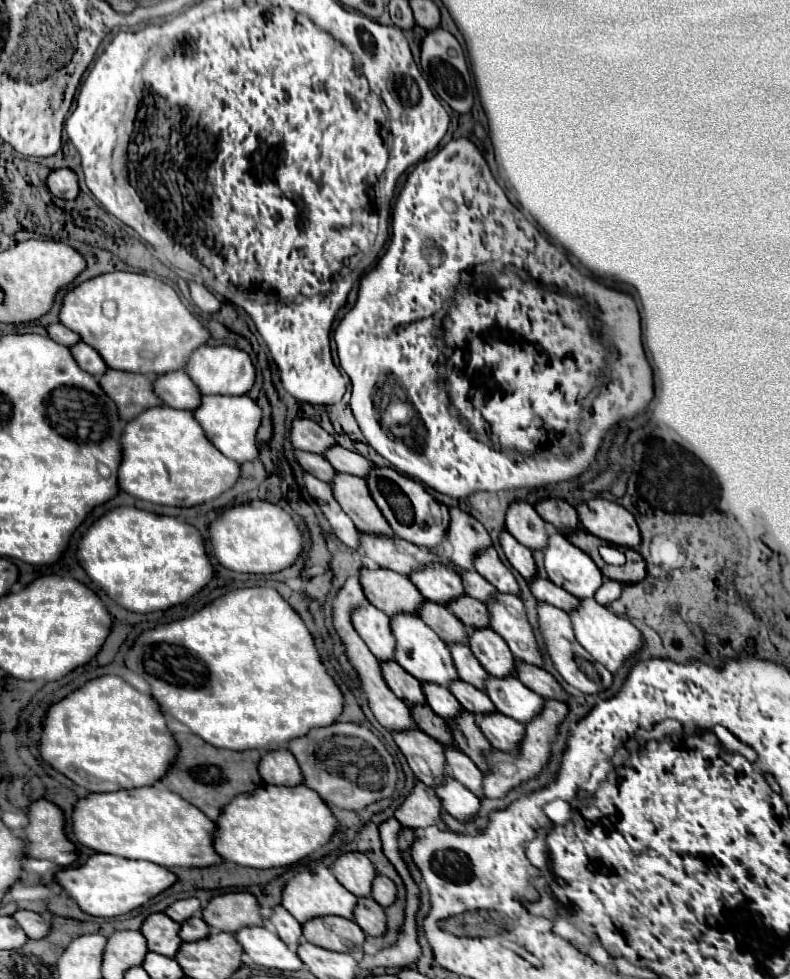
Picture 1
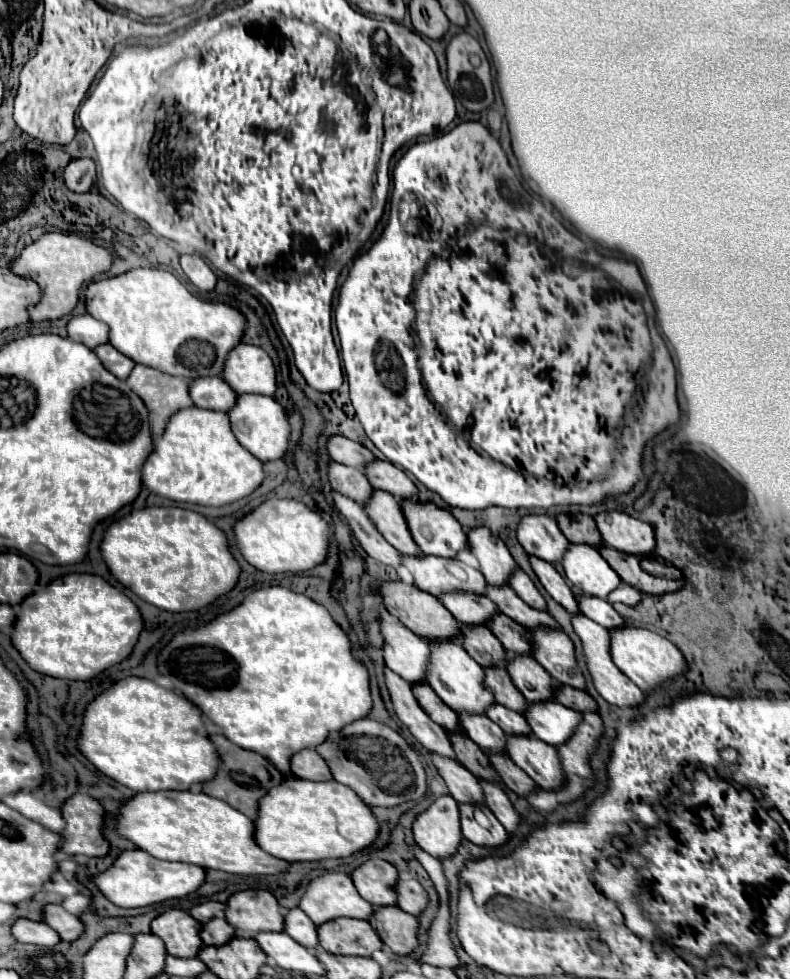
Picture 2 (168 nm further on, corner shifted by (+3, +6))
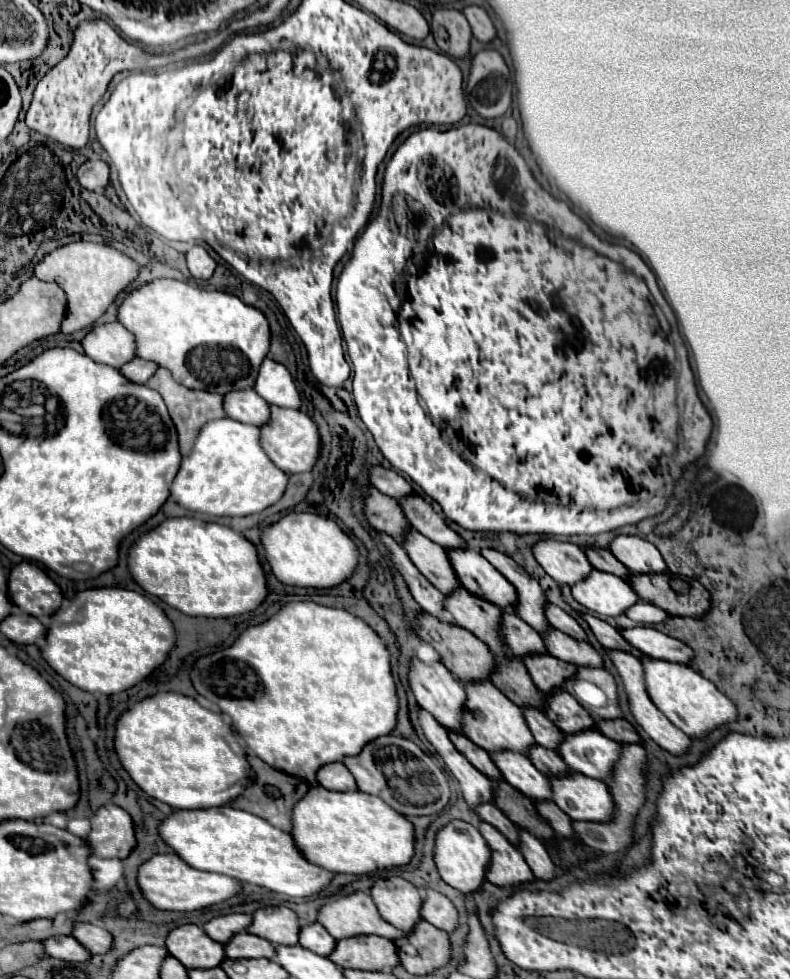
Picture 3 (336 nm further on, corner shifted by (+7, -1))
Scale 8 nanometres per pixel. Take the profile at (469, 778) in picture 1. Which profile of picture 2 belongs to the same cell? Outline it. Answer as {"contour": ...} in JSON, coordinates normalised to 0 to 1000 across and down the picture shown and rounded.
{"contour":[[[605,796],[605,800],[610,800],[610,808],[613,808],[613,816],[618,826],[628,832],[628,837],[641,845],[641,849],[653,849],[656,843],[656,832],[651,830],[641,810],[628,804],[628,800],[615,800],[610,796]]]}

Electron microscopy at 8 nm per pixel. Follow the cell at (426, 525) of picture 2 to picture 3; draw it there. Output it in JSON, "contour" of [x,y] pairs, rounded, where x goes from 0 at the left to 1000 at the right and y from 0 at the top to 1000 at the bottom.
{"contour":[[[585,560],[585,562],[567,562],[570,574],[580,586],[580,592],[595,607],[613,611],[635,623],[651,623],[656,617],[656,607],[651,599],[615,572],[610,566]]]}

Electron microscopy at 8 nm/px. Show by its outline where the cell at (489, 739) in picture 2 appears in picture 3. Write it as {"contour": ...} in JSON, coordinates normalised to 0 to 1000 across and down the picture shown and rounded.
{"contour":[[[628,768],[620,770],[630,787],[635,789],[638,797],[646,799],[651,805],[656,805],[663,813],[673,817],[699,817],[699,803],[696,797],[676,784],[673,778],[668,778],[666,772],[651,770],[651,768]]]}

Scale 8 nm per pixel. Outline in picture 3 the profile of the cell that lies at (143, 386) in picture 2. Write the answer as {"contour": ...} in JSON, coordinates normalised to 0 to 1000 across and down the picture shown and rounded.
{"contour":[[[203,376],[190,388],[187,388],[187,394],[192,398],[200,398],[205,402],[205,407],[210,409],[210,415],[215,419],[215,425],[225,437],[225,447],[228,447],[228,458],[230,458],[230,464],[241,464],[243,456],[246,456],[246,447],[251,447],[251,439],[256,439],[256,435],[266,429],[276,429],[276,427],[284,427],[286,421],[284,421],[284,415],[281,415],[281,404],[278,402],[266,402],[261,398],[241,398],[225,390],[220,390],[215,378],[210,376]]]}

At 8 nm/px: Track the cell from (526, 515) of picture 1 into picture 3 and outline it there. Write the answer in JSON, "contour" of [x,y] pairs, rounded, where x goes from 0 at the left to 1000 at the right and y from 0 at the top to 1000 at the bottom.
{"contour":[[[704,550],[686,552],[676,558],[676,568],[684,578],[696,586],[706,597],[727,599],[747,586],[749,576],[742,570],[742,564],[722,554],[709,554]]]}

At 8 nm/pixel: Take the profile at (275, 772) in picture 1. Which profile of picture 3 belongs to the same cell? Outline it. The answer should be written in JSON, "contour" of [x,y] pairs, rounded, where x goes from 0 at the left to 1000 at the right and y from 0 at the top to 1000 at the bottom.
{"contour":[[[420,778],[415,782],[408,782],[403,787],[403,799],[415,807],[430,807],[430,809],[453,807],[448,793],[443,791],[443,787],[438,787],[433,778]]]}

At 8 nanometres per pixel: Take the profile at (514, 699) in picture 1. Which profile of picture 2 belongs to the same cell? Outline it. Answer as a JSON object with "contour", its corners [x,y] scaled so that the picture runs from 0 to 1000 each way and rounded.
{"contour":[[[671,718],[671,726],[661,730],[676,751],[696,761],[714,759],[734,739],[734,730],[727,724],[711,722],[709,718]]]}

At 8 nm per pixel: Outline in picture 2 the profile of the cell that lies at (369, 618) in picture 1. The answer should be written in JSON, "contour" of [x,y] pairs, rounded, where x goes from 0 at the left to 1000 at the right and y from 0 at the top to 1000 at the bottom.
{"contour":[[[481,632],[481,647],[486,653],[484,669],[489,681],[516,698],[539,696],[537,685],[542,677],[542,659],[537,653],[496,632]]]}

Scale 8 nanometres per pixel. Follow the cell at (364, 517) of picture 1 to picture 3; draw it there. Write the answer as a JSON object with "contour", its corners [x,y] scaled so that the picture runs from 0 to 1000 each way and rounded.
{"contour":[[[519,541],[511,554],[511,562],[516,564],[519,572],[529,578],[529,582],[565,609],[575,607],[585,597],[580,597],[580,588],[575,586],[575,580],[570,578],[570,570],[565,560],[554,558],[552,554],[544,554],[529,541]]]}

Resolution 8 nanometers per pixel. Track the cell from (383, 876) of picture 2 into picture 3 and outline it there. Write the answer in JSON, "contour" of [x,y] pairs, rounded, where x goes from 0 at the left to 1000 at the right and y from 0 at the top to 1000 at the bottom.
{"contour":[[[494,895],[489,899],[478,899],[468,909],[481,934],[499,944],[501,948],[519,954],[532,936],[532,925],[537,921],[537,915],[529,911],[524,903],[519,903],[511,897]]]}

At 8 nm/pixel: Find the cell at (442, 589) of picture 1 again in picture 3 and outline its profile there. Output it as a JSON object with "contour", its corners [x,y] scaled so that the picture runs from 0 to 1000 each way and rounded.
{"contour":[[[638,627],[638,652],[643,662],[656,670],[694,668],[689,652],[653,627]]]}

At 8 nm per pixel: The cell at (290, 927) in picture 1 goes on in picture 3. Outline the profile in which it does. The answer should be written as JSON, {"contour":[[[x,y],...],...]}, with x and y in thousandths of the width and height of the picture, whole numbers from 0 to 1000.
{"contour":[[[392,944],[380,950],[380,964],[405,977],[415,977],[423,970],[425,962],[428,960],[418,956],[408,944]]]}

